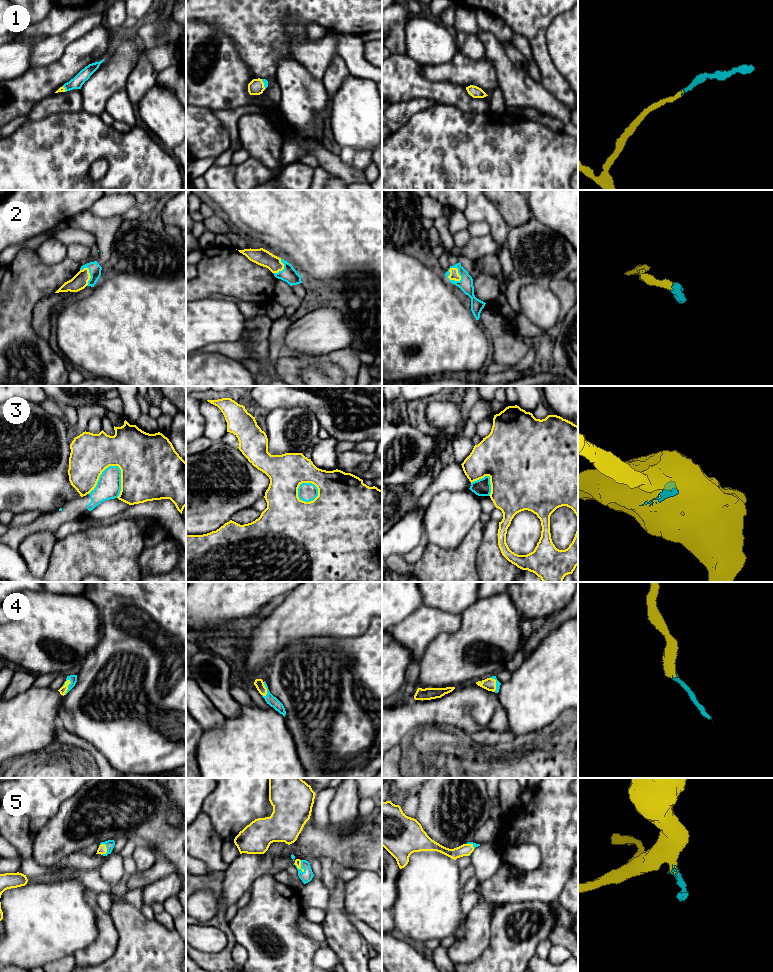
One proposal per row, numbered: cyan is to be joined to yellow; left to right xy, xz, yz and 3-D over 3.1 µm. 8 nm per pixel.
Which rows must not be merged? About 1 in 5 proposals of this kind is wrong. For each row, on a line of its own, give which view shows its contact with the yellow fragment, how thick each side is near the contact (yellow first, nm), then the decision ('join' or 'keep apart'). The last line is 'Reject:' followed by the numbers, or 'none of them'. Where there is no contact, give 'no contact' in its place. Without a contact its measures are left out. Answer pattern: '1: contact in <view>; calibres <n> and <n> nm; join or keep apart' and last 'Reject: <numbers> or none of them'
1: contact in xz; calibres 130 and 40 nm; join
2: contact in yz; calibres 80 and 110 nm; join
3: contact in xy; calibres 320 and 190 nm; keep apart
4: contact in xy; calibres 60 and 60 nm; join
5: contact in xy; calibres 70 and 70 nm; join
Reject: 3

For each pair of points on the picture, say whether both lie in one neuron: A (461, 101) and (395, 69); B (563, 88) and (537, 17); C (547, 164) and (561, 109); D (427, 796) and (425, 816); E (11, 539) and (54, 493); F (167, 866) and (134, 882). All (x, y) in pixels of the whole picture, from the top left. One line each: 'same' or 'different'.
A: same
B: same
C: different
D: same
E: different
F: same

